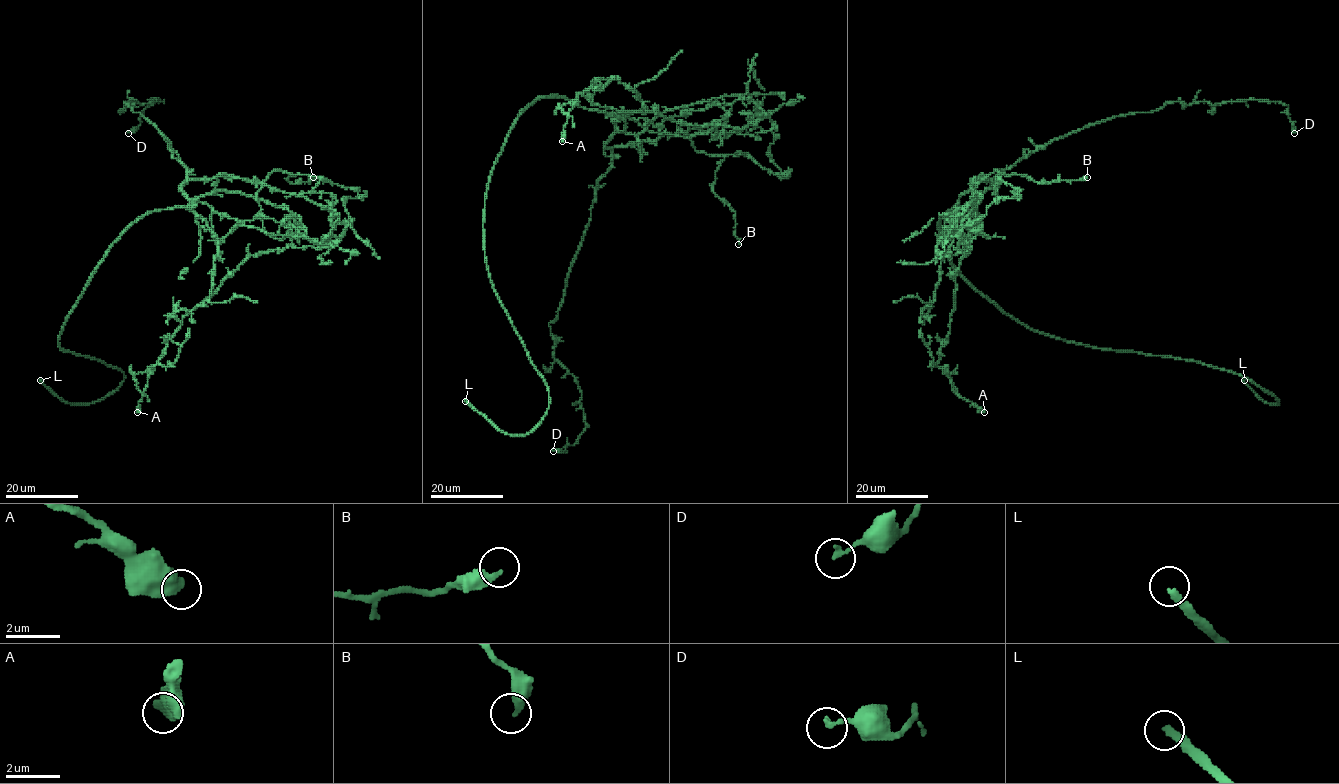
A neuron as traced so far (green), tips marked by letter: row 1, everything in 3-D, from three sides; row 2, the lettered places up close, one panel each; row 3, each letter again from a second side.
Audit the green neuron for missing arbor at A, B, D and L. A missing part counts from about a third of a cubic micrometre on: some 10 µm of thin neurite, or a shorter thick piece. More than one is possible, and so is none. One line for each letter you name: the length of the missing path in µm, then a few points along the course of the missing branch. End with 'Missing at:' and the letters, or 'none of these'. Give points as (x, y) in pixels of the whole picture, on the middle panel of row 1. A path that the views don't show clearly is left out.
L: Missing length about 25 µm
Missing at: L

